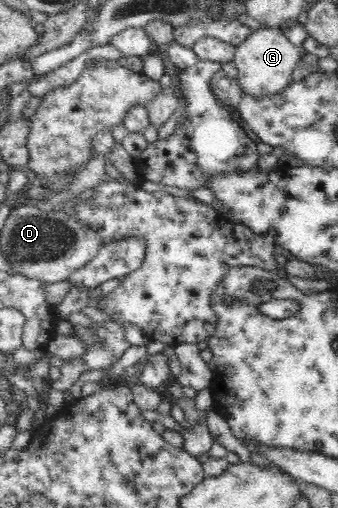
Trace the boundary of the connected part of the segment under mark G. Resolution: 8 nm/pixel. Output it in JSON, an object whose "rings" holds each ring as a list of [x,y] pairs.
{"rings":[[[260,27],[252,31],[248,38],[244,39],[236,47],[234,64],[238,67],[237,83],[244,93],[262,97],[272,95],[285,90],[292,81],[294,69],[300,62],[299,46],[295,46],[284,35],[284,28]]]}

